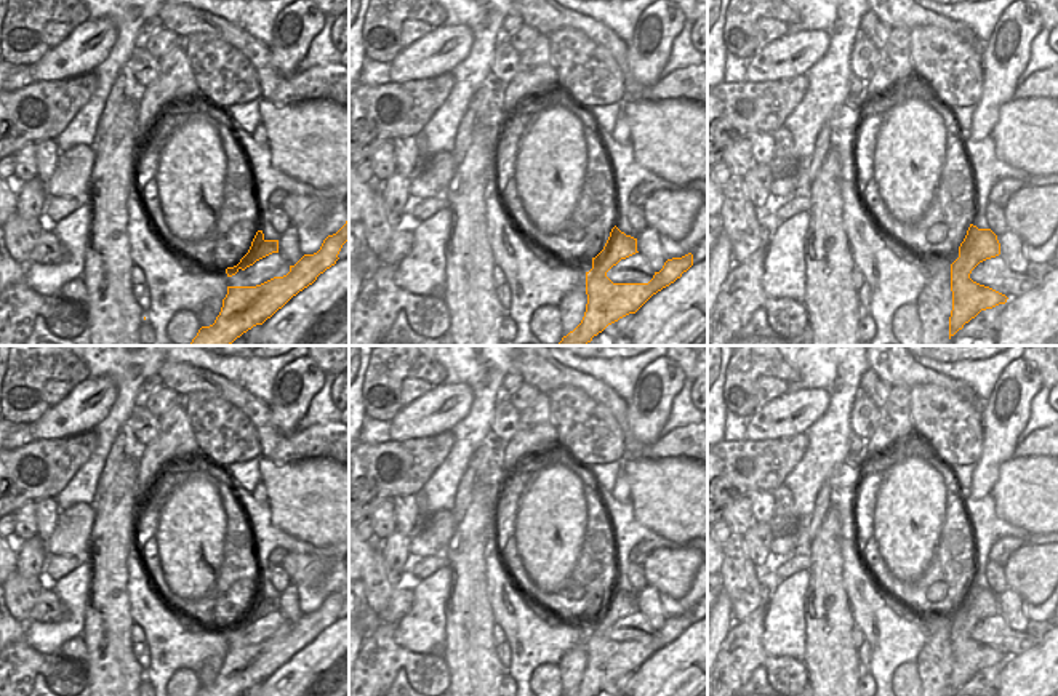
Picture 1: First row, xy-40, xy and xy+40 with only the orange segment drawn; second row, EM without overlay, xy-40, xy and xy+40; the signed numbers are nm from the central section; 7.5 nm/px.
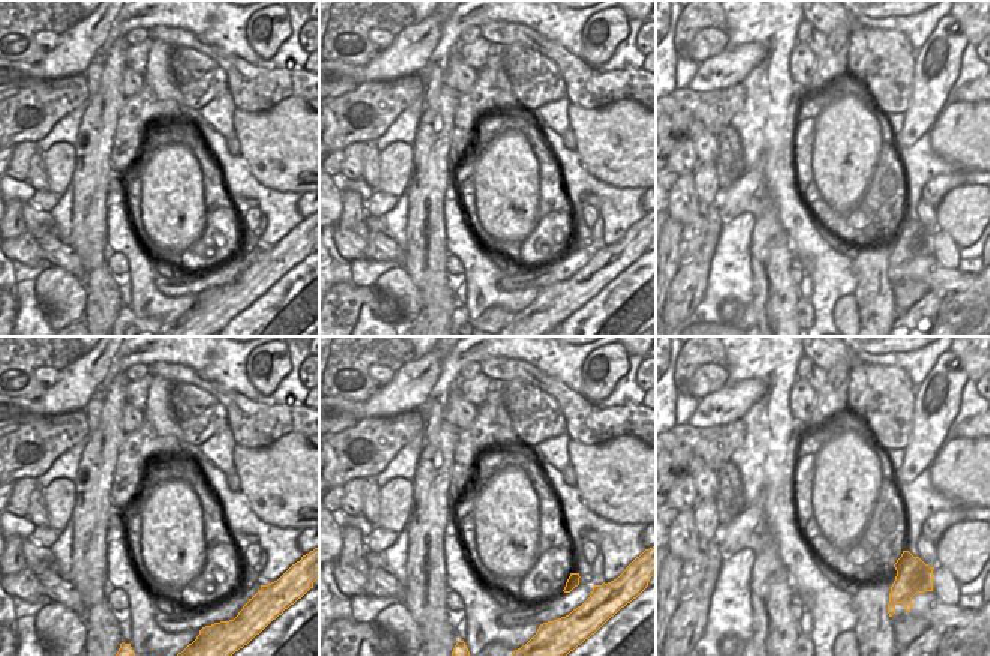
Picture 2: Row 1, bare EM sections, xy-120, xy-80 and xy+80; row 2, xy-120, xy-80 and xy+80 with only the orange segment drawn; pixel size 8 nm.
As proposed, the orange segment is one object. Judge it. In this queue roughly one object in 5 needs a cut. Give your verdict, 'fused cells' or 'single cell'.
fused cells

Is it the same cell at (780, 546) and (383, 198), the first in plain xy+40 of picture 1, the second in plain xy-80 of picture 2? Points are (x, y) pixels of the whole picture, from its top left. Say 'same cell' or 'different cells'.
different cells

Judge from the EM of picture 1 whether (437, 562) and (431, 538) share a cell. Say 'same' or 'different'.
different

